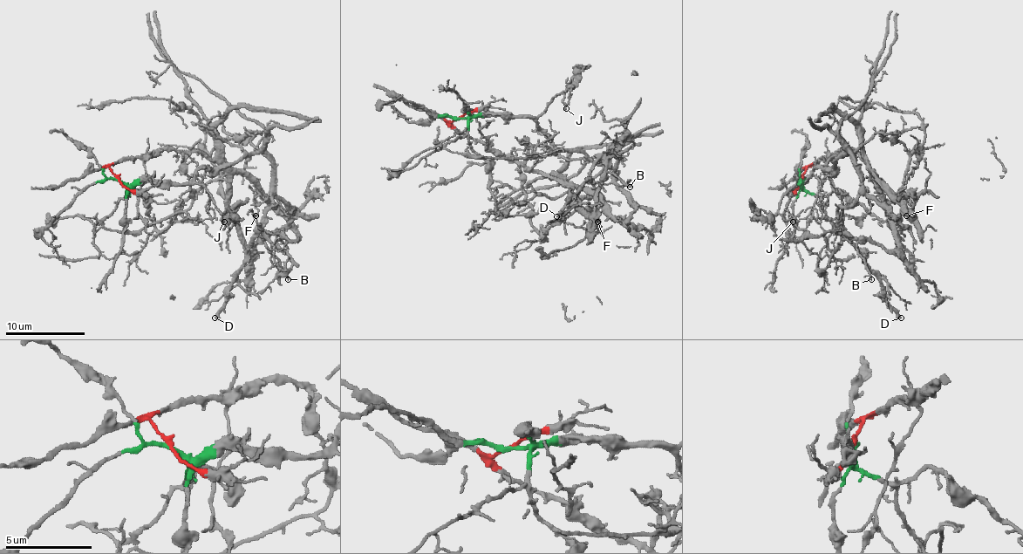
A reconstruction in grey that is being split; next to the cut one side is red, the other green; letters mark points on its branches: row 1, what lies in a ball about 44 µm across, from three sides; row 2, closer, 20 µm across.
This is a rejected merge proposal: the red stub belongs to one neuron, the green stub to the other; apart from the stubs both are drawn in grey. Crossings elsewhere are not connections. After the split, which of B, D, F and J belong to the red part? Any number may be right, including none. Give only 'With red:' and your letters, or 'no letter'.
With red: B, F

